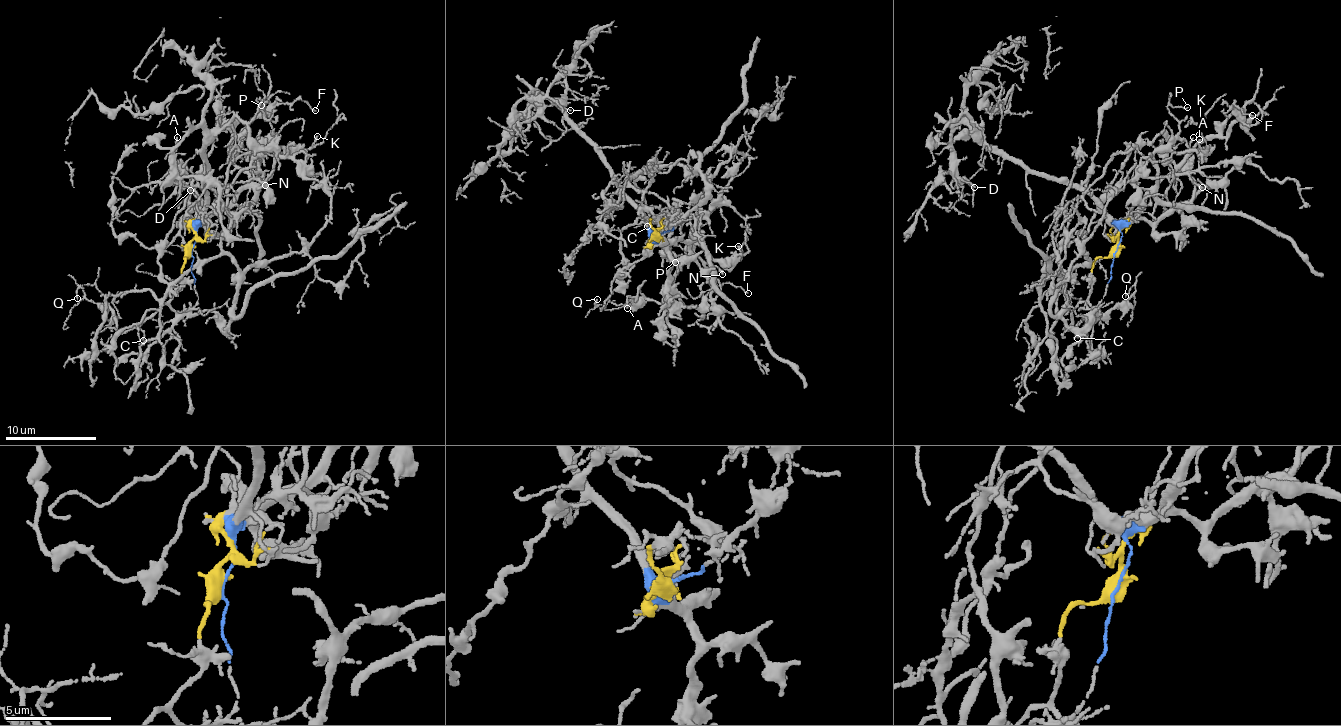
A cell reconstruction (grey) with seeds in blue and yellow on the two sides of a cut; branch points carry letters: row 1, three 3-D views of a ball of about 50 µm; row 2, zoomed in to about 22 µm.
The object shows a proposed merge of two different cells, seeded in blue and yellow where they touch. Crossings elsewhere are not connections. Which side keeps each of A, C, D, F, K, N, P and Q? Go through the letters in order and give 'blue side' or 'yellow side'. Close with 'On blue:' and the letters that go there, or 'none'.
A: blue side
C: yellow side
D: blue side
F: blue side
K: blue side
N: blue side
P: blue side
Q: yellow side
On blue: A, D, F, K, N, P

